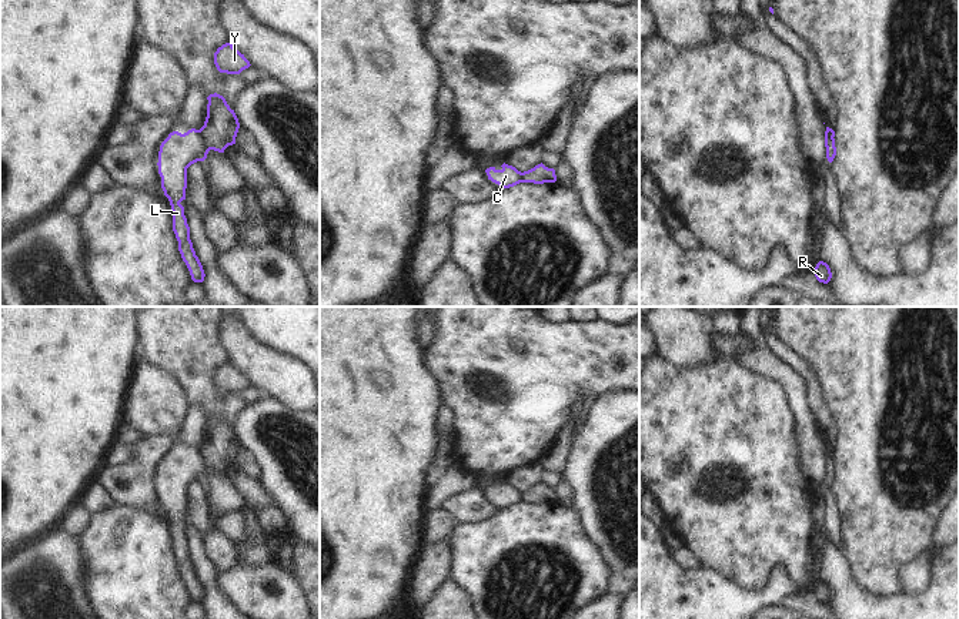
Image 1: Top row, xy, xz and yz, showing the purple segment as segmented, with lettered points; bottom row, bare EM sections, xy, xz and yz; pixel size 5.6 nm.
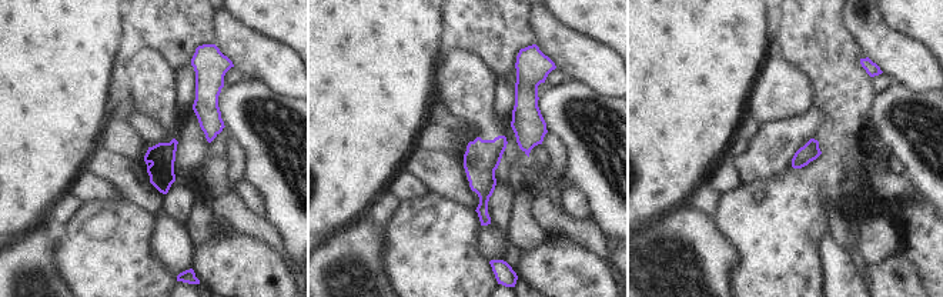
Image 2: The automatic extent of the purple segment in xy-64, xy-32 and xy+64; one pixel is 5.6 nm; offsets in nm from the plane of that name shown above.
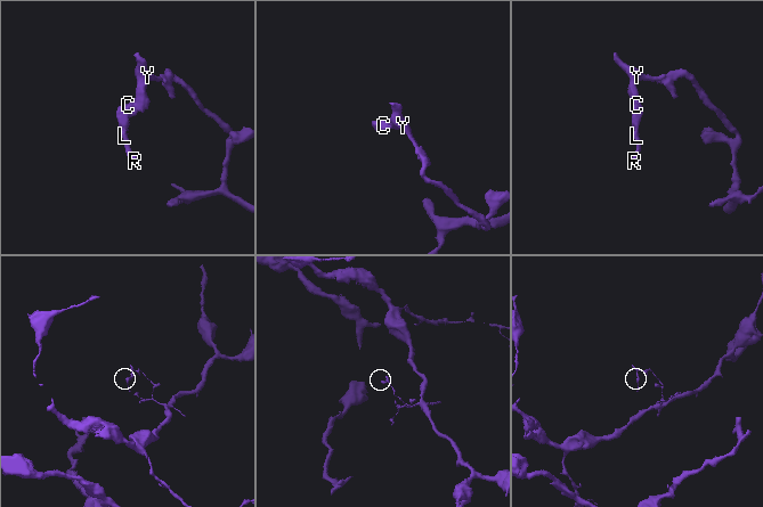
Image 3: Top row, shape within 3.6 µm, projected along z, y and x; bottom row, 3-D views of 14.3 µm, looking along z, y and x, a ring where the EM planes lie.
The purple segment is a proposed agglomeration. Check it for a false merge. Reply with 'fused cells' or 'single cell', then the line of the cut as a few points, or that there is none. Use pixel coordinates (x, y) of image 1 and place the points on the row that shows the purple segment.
fused cells; cut in xy along (199, 130), (203, 144), (209, 150)

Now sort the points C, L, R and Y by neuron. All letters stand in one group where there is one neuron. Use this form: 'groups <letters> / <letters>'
groups C L R / Y

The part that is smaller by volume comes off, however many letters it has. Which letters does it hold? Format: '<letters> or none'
C, L, R

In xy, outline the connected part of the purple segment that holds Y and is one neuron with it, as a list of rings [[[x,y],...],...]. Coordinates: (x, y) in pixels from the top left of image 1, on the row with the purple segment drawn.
[[[225,43],[214,53],[214,64],[220,73],[240,74],[248,68],[250,61],[231,43]]]

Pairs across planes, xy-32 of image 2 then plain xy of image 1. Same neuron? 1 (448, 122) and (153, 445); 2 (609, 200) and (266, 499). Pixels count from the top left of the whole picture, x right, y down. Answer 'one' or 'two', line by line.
1: two
2: two

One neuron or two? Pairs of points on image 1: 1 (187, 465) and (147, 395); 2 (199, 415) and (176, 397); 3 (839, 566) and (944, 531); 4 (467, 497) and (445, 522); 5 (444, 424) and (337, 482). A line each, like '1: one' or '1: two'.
1: one
2: two
3: two
4: two
5: two

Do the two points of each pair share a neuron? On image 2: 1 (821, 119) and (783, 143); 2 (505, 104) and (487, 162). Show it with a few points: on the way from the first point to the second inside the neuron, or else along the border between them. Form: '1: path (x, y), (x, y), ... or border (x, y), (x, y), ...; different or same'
1: path (812, 122), (792, 134); same
2: border (497, 89), (497, 119), (504, 130); different

